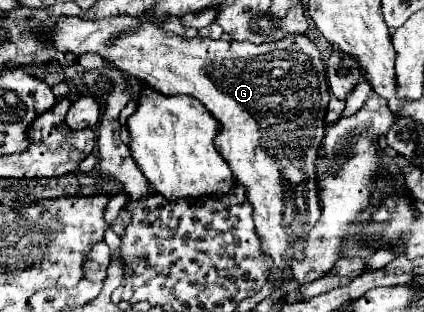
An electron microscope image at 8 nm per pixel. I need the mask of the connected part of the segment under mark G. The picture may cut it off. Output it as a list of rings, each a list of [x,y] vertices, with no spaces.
[[[59,16],[51,30],[45,32],[45,40],[51,48],[63,54],[69,52],[77,58],[85,52],[99,54],[129,78],[141,80],[159,94],[187,94],[203,102],[221,124],[221,132],[215,142],[217,150],[229,164],[235,182],[245,186],[247,202],[253,206],[255,232],[261,240],[261,252],[273,258],[273,268],[283,270],[291,268],[291,260],[305,258],[305,238],[321,216],[315,158],[317,148],[325,138],[325,112],[331,96],[321,54],[307,36],[287,36],[277,42],[255,46],[249,42],[225,42],[201,36],[181,38],[147,20],[141,20],[139,16],[111,16],[93,22]]]

